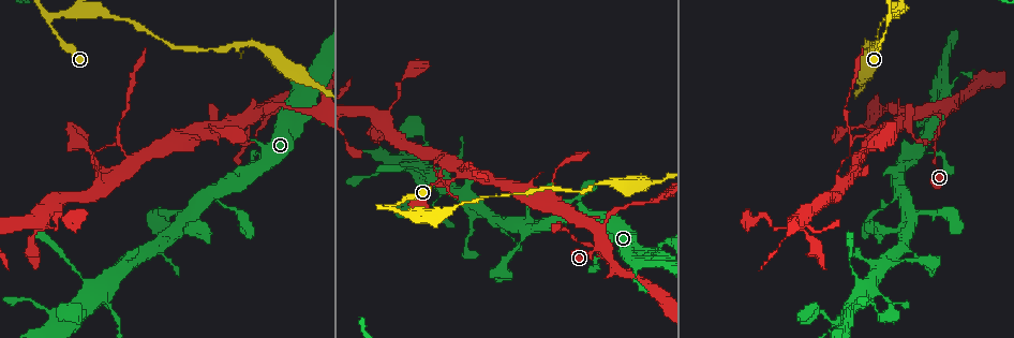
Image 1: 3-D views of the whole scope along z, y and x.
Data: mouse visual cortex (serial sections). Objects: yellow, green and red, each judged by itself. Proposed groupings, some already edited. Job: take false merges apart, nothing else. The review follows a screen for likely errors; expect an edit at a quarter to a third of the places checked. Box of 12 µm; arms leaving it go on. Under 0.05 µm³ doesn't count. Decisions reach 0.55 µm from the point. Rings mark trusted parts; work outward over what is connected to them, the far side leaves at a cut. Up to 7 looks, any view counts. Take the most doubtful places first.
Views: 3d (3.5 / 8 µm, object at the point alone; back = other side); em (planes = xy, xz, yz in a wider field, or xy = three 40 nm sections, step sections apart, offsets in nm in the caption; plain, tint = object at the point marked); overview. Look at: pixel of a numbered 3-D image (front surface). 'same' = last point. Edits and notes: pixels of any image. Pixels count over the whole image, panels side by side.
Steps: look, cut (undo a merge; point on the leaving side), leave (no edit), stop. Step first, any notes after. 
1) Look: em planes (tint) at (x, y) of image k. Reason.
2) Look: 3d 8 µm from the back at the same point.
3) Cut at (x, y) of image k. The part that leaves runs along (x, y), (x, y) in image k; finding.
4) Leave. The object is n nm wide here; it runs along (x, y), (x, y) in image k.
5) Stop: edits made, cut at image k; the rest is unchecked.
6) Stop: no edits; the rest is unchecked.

Look: 3d 3.5 µm at (248, 143) of image 1.

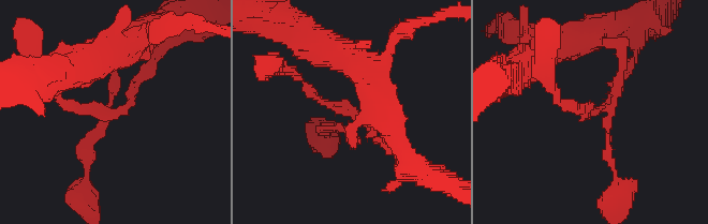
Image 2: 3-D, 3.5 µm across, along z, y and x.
Look: em xy step 1 (plain) at (609, 111) of image 2. Now the EM.

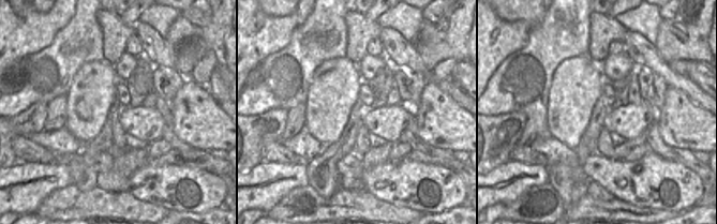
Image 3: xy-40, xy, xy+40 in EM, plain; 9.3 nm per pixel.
Look: em xy step 1 (tint) at the same point.

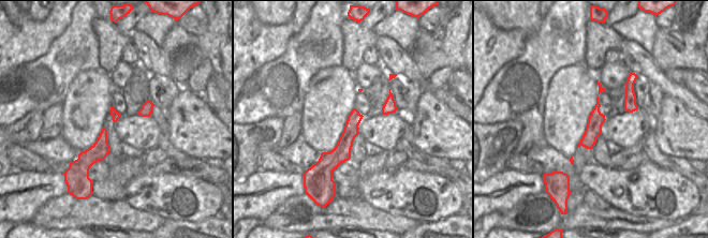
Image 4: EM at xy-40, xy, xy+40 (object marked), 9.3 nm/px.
Leave. It runs along (85, 174), (115, 81), (108, 46) in image 2; continuous, no second cell.

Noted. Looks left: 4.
Look: 3d 3.5 µm at (392, 207) of image 1. Three-way junction.

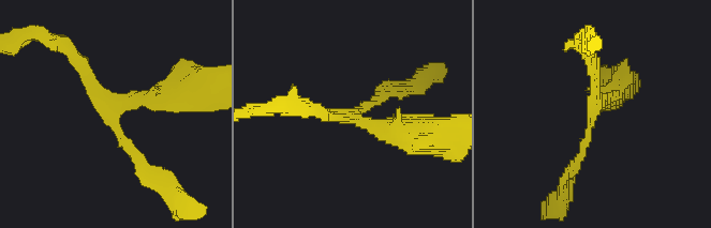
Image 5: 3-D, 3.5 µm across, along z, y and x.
Look: em xy step 3 (plain) at (353, 116) of image 5.

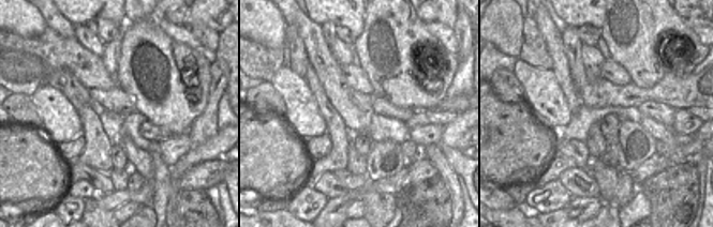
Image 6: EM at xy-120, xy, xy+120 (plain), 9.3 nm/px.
Look: em xy step 3 (tint) at the same point. With the object marked.

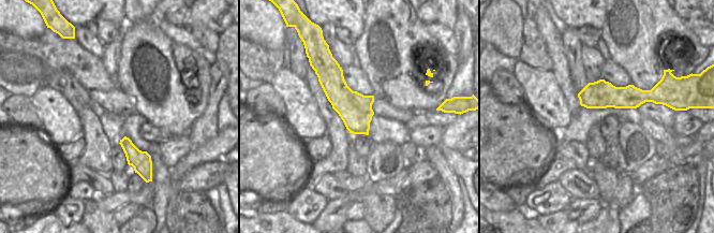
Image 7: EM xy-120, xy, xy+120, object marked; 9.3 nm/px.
Leave. One cell here.

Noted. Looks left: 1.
Stop: no edits; the rest is unchecked.

